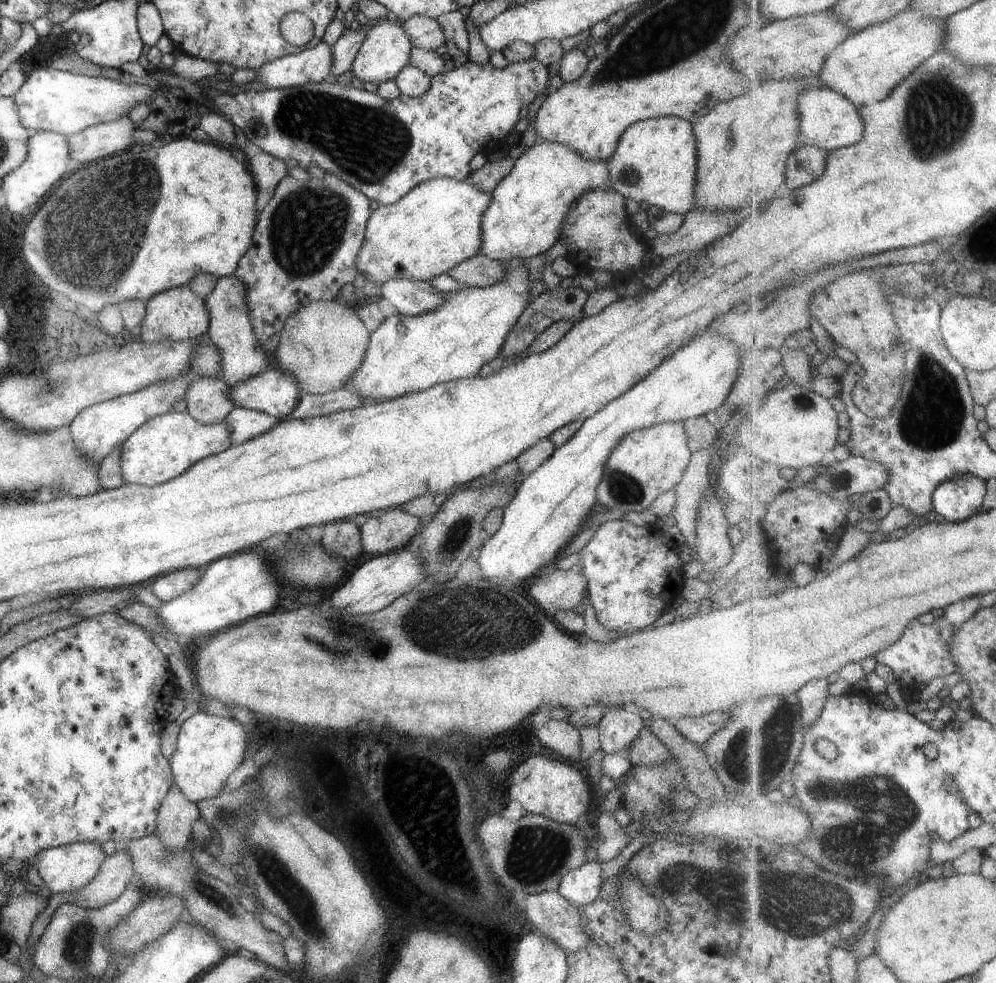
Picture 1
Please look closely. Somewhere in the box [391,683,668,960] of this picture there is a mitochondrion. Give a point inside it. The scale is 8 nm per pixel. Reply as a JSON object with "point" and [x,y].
{"point":[541,853]}

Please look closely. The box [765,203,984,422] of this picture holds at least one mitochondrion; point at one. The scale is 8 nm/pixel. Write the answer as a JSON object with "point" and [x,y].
{"point":[801,403]}

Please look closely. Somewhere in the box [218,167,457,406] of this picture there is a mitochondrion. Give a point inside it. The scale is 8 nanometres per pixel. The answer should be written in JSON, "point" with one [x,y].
{"point":[305,228]}

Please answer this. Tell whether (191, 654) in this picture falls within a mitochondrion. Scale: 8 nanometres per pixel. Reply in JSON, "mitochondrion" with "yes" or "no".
{"mitochondrion":"no"}

